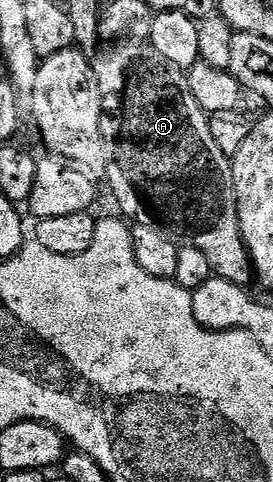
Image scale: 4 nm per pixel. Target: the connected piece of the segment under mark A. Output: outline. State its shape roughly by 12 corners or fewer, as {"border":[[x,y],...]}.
{"border":[[141,40],[92,59],[130,223],[255,278],[231,158]]}

